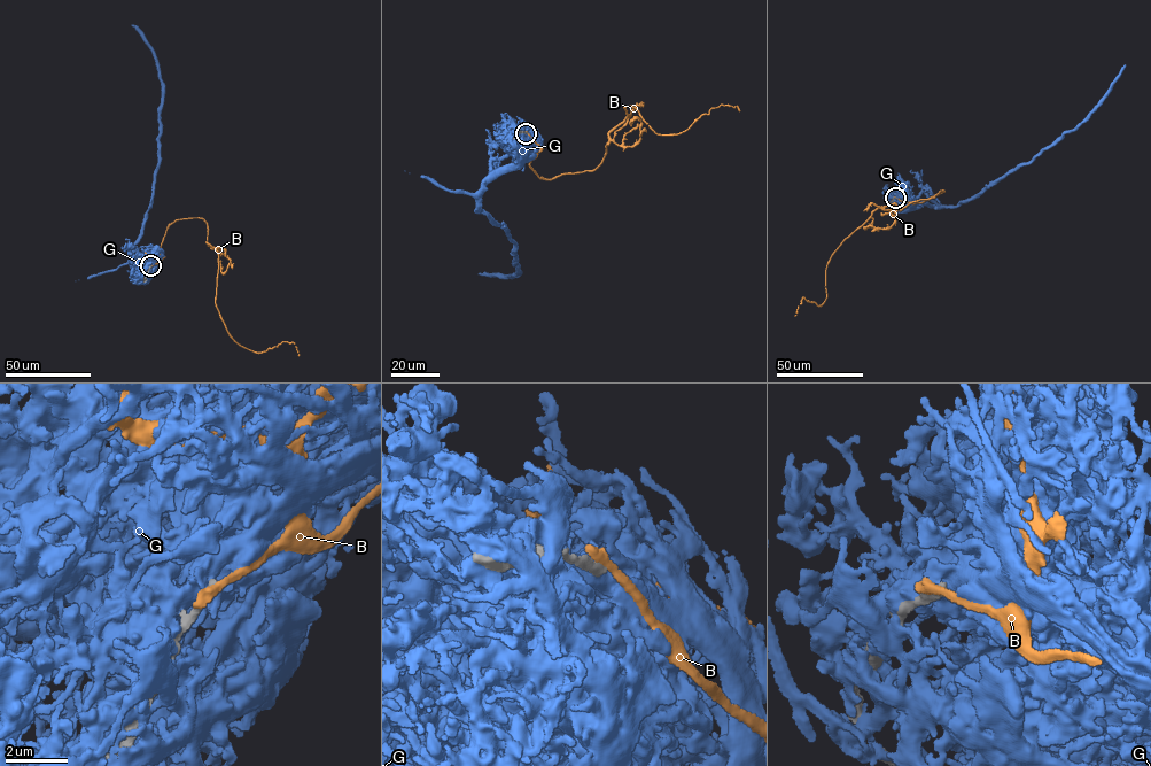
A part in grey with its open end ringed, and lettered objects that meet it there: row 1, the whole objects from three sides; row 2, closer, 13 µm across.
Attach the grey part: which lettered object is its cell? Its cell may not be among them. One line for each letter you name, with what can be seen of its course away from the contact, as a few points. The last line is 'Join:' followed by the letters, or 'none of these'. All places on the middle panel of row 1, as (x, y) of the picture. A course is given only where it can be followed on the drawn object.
Join: none of these

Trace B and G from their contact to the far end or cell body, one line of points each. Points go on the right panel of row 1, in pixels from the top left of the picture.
B: (895, 198), (914, 203), (945, 192), (900, 209), (877, 208), (829, 260), (824, 302), (802, 298), (794, 316)
G: (895, 196), (914, 199), (923, 192), (936, 203), (957, 207), (1028, 163), (1082, 122), (1125, 64)

